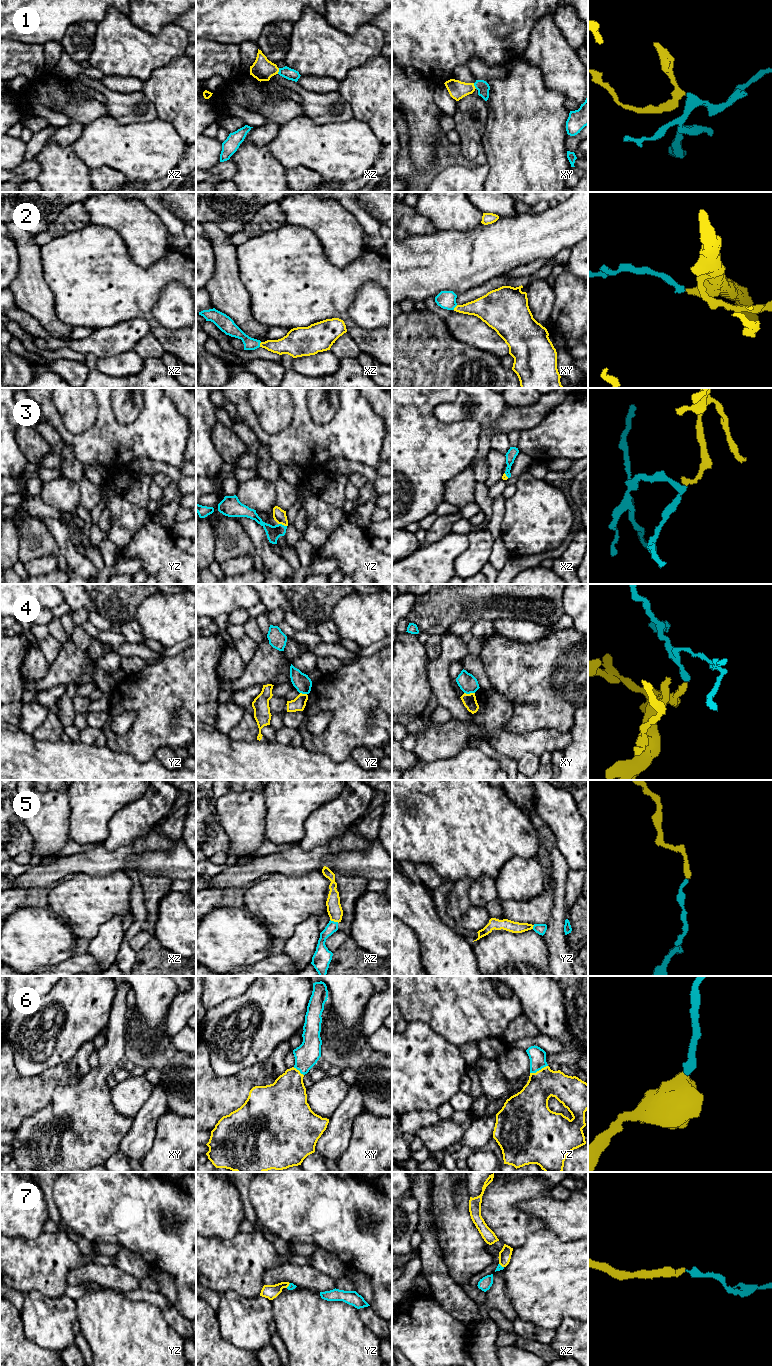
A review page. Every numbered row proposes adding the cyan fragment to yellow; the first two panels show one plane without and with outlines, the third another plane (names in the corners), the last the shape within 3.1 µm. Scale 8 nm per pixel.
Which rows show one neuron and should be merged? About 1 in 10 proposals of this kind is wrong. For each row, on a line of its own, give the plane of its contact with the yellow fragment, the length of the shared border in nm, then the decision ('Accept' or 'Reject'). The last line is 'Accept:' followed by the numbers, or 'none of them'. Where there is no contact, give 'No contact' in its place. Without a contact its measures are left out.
1: Touches yellow in xz. Shared border 50 nm. Accept
2: Touches yellow in xz. Shared border 40 nm. Accept
3: Touches yellow in yz. Shared border 80 nm. Accept
4: Touches yellow in xy. Shared border 90 nm. Reject
5: Touches yellow in xz. Shared border 80 nm. Accept
6: Touches yellow in yz. Shared border 160 nm. Accept
7: Touches yellow in yz. Shared border 50 nm. Accept
Accept: 1, 2, 3, 5, 6, 7

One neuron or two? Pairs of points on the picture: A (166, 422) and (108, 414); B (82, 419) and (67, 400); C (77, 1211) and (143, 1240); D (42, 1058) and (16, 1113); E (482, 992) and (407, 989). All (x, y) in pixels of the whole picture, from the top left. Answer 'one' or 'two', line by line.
A: one
B: one
C: one
D: two
E: one

